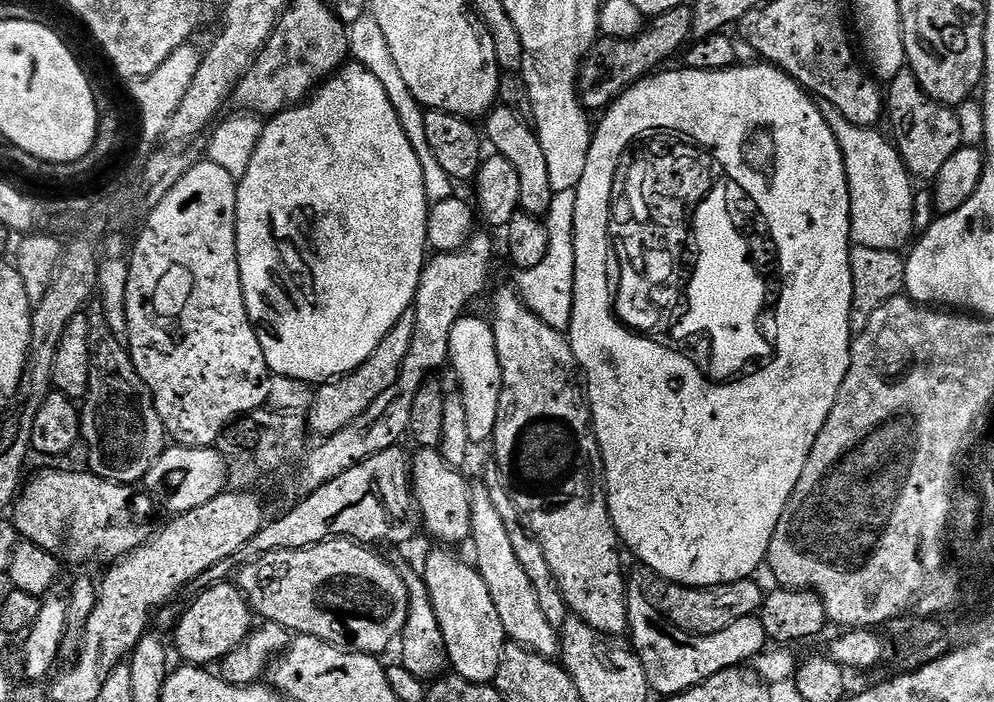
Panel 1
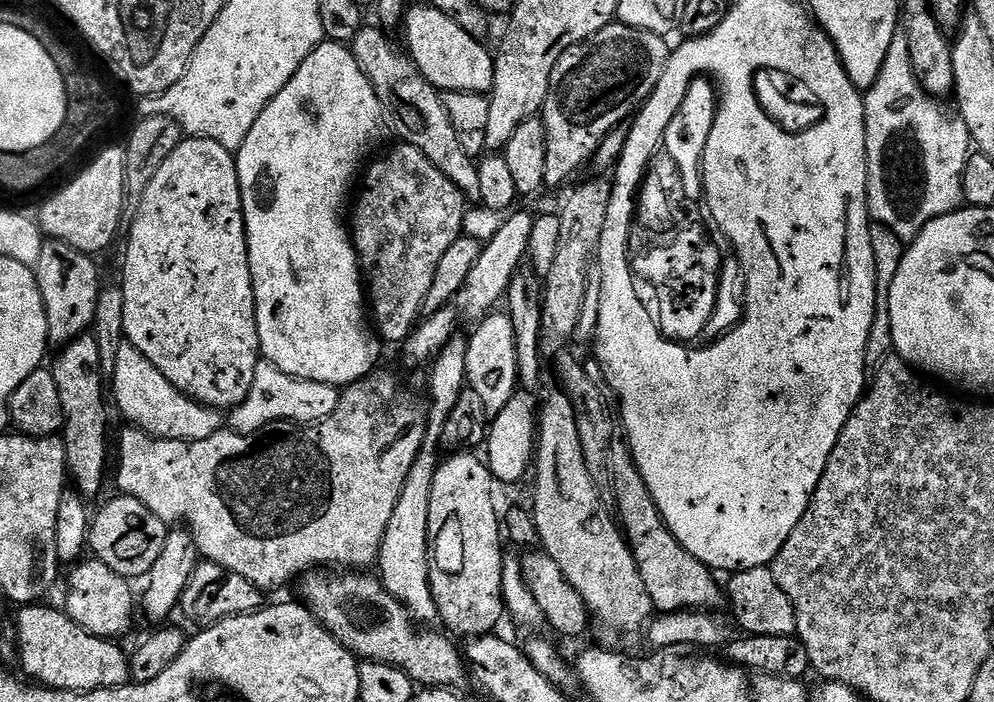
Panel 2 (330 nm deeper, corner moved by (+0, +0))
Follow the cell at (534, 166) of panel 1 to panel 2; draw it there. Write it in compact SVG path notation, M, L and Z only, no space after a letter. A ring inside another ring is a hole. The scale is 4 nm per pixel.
M431 3L416 4L407 9L402 21L402 33L407 55L417 70L440 92L491 93L494 86L496 61L491 51L484 49L481 41L475 40L454 18L442 14Z

